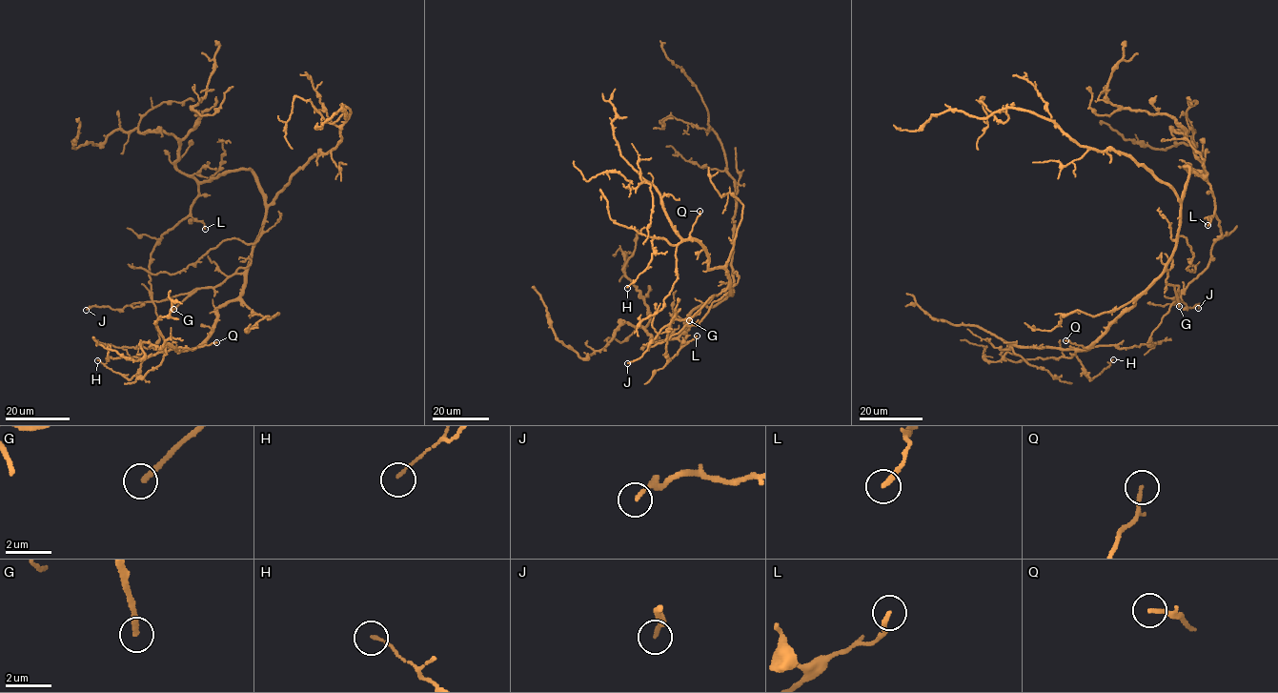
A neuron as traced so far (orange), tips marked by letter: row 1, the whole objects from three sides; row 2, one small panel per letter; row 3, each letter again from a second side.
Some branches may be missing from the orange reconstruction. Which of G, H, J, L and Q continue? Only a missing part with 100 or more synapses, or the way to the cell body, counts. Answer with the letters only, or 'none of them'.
G, J

